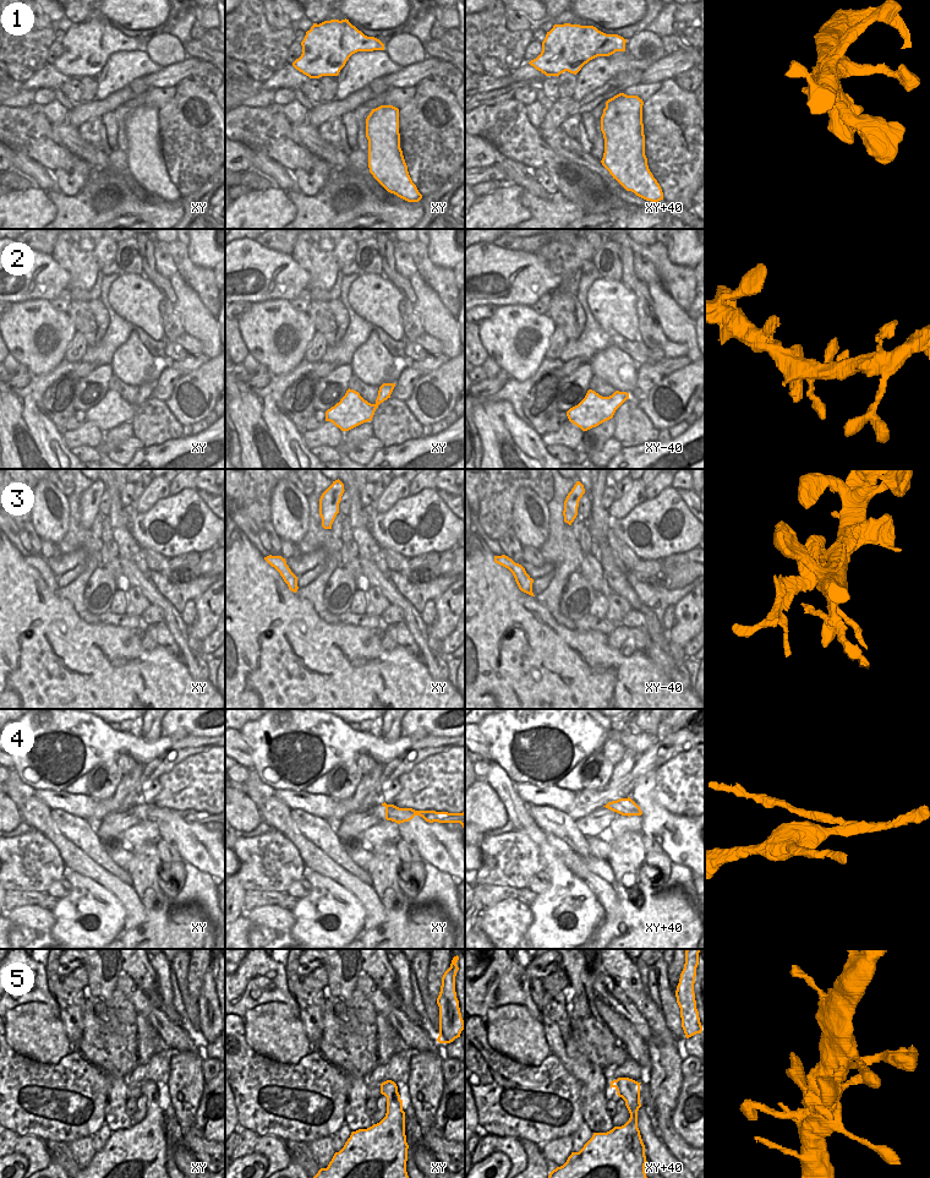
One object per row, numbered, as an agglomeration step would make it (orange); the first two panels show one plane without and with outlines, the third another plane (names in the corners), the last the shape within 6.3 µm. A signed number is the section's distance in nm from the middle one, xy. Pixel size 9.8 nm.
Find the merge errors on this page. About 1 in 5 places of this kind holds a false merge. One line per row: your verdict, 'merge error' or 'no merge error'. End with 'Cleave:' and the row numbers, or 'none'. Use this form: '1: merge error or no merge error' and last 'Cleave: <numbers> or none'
1: no merge error
2: no merge error
3: merge error
4: no merge error
5: no merge error
Cleave: 3

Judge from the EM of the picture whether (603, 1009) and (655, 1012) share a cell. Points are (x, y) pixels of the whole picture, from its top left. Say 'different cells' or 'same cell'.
different cells

